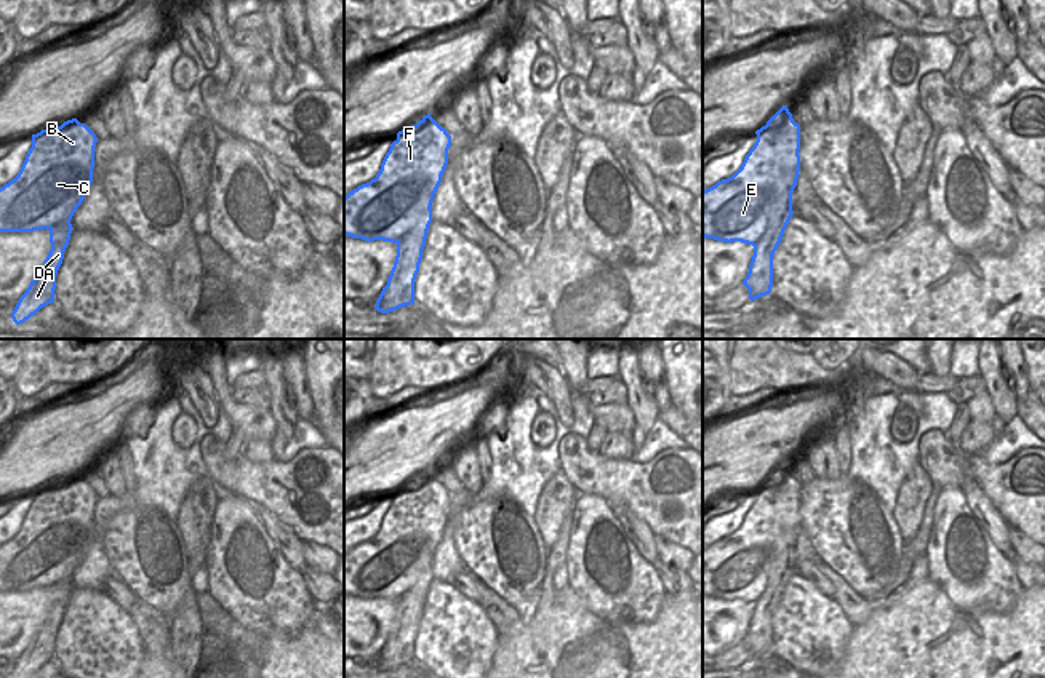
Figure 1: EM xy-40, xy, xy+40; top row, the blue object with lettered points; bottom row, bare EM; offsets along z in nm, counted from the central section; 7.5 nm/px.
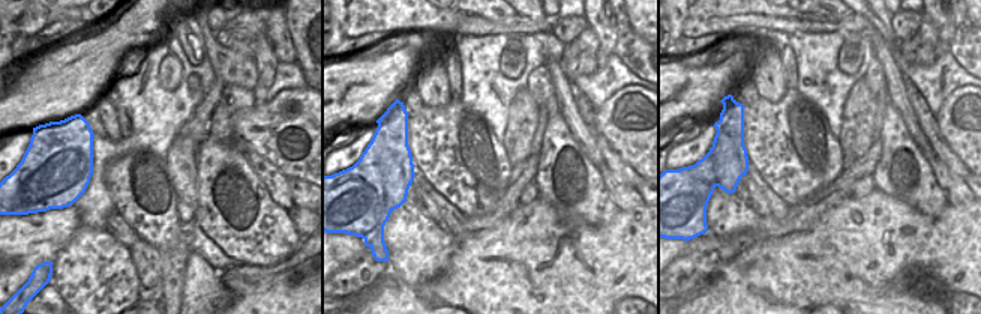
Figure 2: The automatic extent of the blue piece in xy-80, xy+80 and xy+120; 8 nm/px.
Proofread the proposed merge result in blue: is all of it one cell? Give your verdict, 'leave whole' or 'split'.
split

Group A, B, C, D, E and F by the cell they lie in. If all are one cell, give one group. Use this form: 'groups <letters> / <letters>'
groups A D / B C E F

